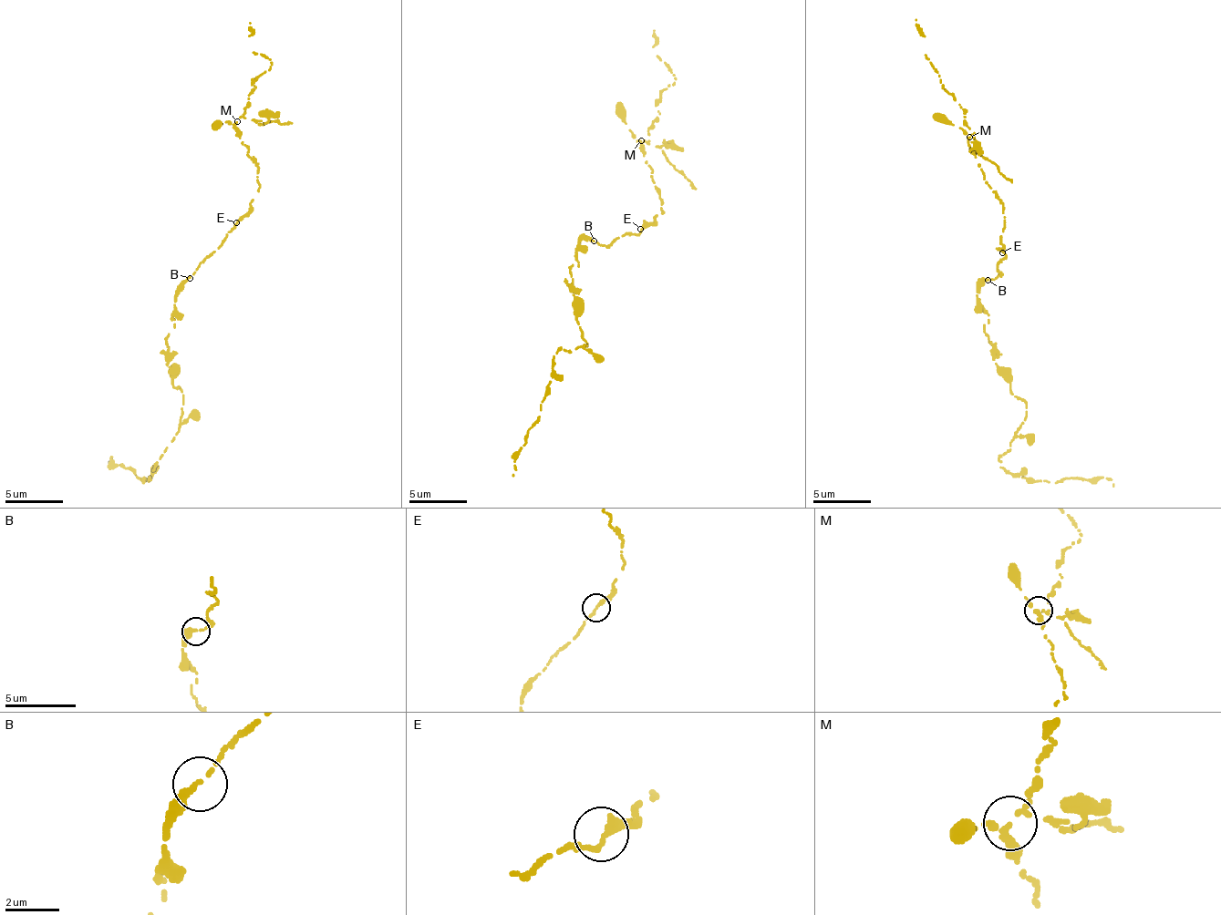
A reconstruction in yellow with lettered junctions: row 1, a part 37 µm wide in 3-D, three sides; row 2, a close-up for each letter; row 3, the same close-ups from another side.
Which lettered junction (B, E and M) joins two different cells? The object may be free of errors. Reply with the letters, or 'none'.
M

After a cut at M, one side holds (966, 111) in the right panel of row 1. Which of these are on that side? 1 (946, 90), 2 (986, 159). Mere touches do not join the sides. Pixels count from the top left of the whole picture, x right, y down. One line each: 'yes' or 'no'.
1: yes
2: yes

